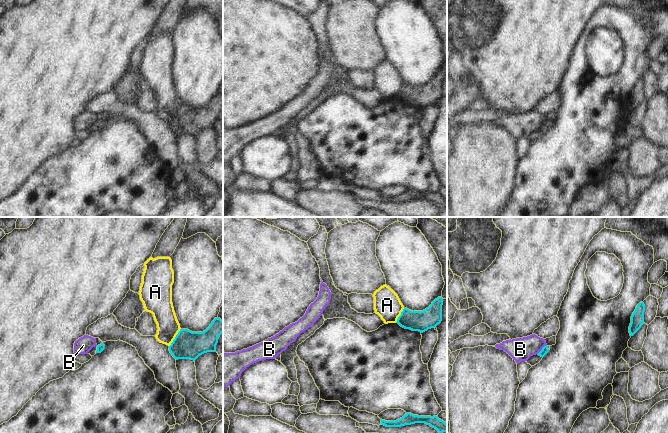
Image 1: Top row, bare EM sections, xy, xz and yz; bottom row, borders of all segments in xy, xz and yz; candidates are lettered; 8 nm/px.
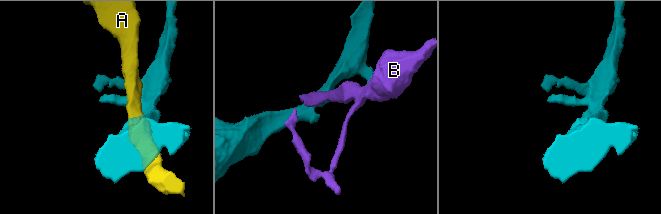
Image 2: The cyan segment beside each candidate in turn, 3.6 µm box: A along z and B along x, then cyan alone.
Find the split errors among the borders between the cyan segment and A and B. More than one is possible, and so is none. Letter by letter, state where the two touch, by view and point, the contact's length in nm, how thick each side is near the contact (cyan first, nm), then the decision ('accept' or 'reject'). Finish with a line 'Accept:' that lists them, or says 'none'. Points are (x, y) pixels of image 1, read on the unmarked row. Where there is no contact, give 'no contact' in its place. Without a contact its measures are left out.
A: contact xy (175, 113); length 180 nm; calibres 220 and 180 nm; reject
B: contact yz (542, 125); length 110 nm; calibres 60 and 190 nm; reject
Accept: none

